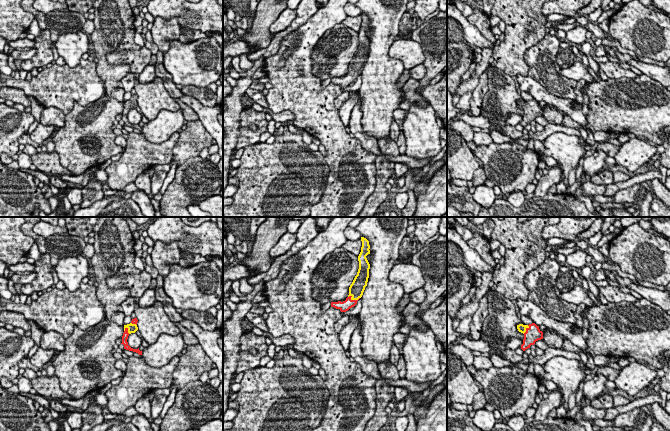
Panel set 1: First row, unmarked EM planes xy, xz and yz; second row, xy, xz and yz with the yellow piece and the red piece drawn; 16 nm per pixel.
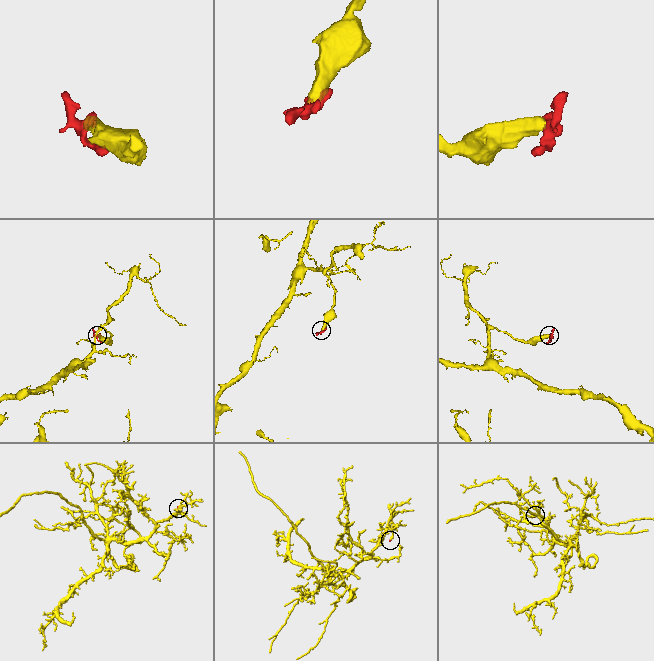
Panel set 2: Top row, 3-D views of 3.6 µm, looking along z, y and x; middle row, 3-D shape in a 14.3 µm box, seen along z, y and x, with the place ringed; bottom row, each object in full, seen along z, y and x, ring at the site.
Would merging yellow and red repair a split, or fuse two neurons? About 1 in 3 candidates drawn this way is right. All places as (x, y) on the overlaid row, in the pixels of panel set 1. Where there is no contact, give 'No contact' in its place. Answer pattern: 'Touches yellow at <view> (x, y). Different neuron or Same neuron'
Touches yellow at xz (354, 299). Same neuron

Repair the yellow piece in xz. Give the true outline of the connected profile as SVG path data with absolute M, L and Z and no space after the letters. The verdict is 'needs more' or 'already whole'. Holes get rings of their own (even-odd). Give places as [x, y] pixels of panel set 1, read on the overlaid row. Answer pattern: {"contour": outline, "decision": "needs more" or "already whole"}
{"contour": "M361 237L362 247L358 256L359 269L352 284L349 287L349 295L345 301L331 302L331 307L339 309L341 312L346 312L357 304L357 301L362 297L369 278L370 264L366 258L370 254L369 241Z", "decision": "needs more"}

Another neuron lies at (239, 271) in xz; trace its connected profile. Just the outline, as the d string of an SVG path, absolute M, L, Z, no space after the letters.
M238 263L235 266L228 267L223 272L223 284L231 280L232 282L235 280L239 280L241 278L248 278L251 277L253 274L252 272L246 267L245 265Z

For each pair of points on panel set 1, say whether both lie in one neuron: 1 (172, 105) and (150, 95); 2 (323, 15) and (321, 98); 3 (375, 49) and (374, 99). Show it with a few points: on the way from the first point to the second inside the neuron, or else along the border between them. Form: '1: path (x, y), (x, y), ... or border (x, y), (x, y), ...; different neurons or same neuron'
1: path (167, 102), (155, 98); same neuron
2: path (306, 36), (305, 66), (307, 78); same neuron
3: path (375, 61), (375, 87); same neuron

